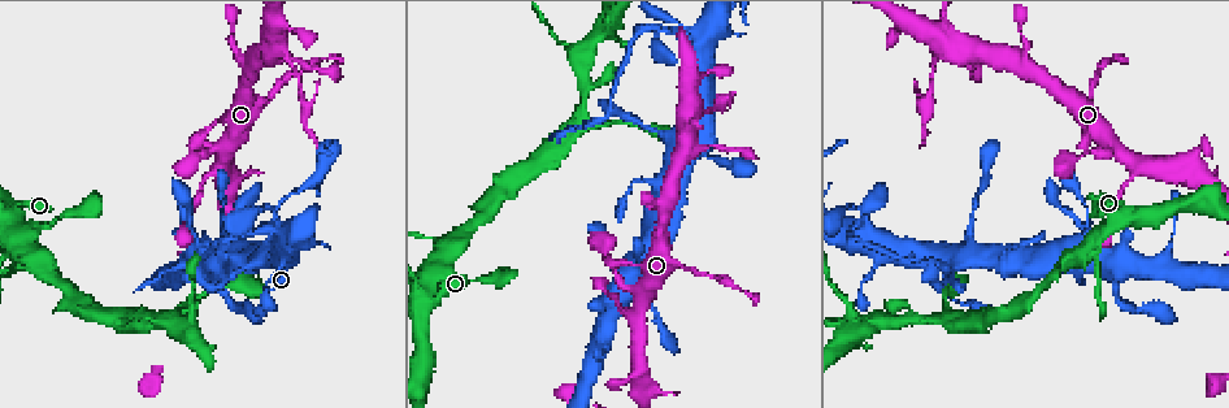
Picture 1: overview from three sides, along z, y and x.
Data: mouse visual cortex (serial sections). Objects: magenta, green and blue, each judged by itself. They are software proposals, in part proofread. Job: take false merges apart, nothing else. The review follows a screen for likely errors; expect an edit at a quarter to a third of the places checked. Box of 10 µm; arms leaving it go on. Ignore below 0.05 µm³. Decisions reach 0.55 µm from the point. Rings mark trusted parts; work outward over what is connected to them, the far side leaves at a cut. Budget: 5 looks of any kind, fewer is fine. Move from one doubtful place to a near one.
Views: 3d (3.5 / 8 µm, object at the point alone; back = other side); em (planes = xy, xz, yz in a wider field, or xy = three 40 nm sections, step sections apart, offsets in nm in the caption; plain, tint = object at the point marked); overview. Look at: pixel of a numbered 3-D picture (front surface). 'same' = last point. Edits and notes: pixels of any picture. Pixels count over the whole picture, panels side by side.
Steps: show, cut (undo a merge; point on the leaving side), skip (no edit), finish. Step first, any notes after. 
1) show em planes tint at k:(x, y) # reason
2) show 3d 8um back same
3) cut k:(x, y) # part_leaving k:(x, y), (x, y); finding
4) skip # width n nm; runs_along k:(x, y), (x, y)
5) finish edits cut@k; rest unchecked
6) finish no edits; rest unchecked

show 3d 3.5um back at 1:(241, 270) # sudden change in width

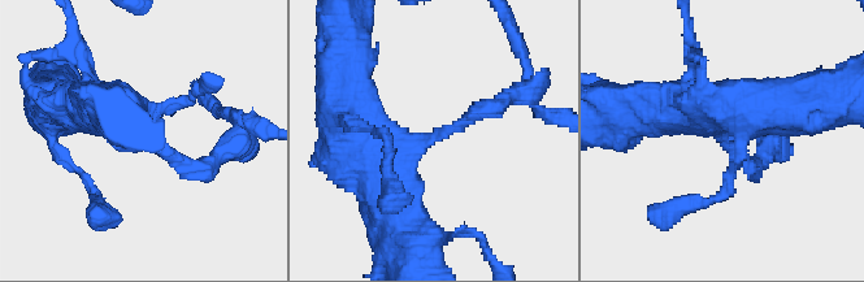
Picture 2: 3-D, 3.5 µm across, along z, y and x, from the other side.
show em xy step 1 tint at 2:(726, 135) # arm_widths 200, 600 nm

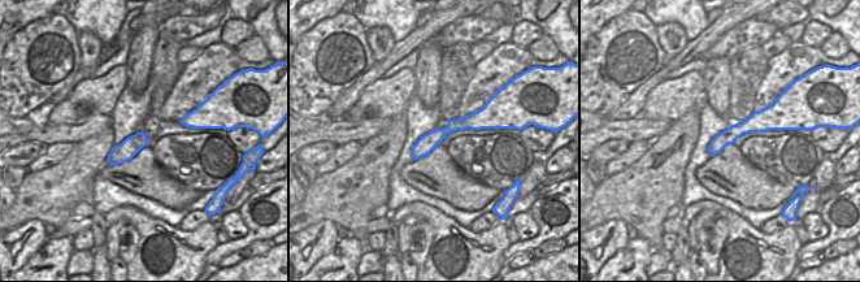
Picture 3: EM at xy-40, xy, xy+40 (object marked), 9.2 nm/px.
cut 2:(489, 108) # border 3:(113, 147), (118, 163); two cells meet here

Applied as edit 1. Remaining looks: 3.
show 3d 3.5um back at 1:(856, 228) # narrows sharply

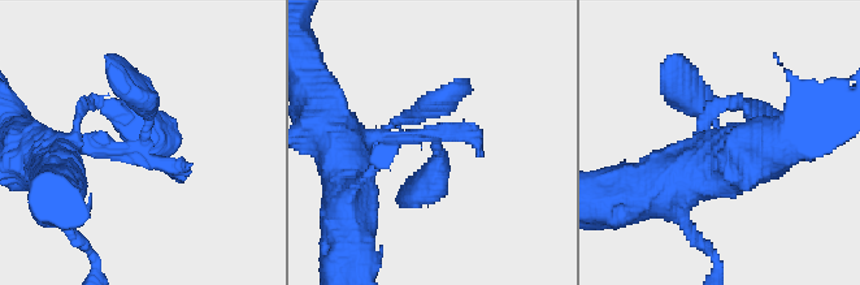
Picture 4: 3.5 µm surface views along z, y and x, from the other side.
show em xy step 2 tint at 4:(139, 150) # shape alone is not enough

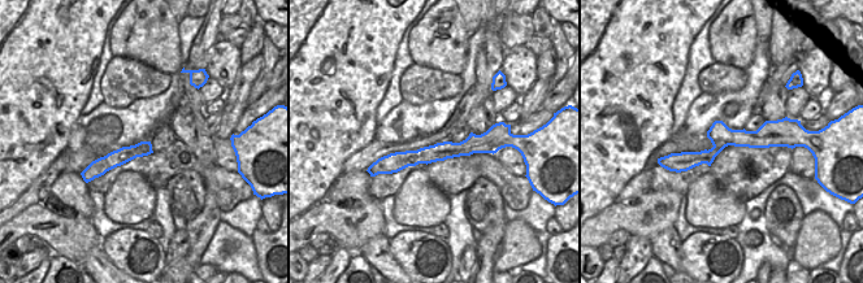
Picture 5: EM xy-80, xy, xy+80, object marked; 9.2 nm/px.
skip # width 170 nm; runs_along 4:(57, 156), (138, 149), (130, 85); one cell here

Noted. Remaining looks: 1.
finish edits cut@2; rest unchecked

